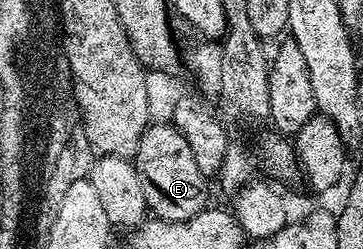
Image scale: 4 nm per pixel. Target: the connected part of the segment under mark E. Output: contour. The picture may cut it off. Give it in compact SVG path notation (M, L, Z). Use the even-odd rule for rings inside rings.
M152 122L144 131L141 141L137 145L133 156L134 167L140 177L141 187L150 214L157 219L166 219L168 223L185 223L194 215L199 215L208 206L207 183L208 180L197 169L197 161L193 161L193 149L189 149L189 141L170 122Z

